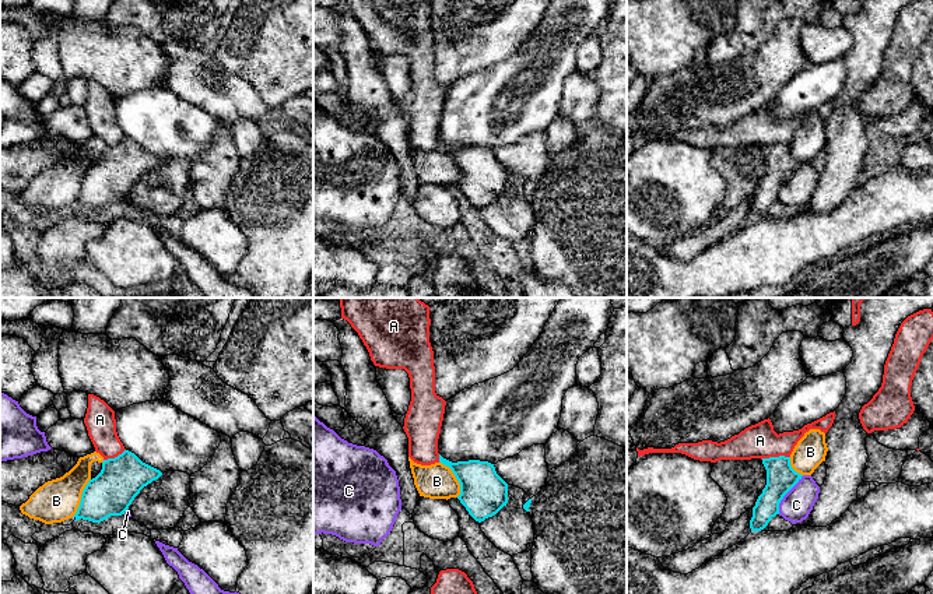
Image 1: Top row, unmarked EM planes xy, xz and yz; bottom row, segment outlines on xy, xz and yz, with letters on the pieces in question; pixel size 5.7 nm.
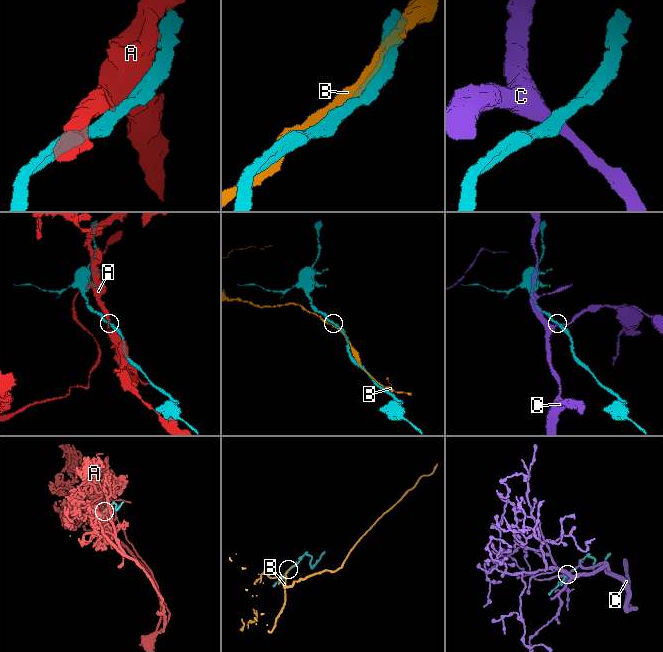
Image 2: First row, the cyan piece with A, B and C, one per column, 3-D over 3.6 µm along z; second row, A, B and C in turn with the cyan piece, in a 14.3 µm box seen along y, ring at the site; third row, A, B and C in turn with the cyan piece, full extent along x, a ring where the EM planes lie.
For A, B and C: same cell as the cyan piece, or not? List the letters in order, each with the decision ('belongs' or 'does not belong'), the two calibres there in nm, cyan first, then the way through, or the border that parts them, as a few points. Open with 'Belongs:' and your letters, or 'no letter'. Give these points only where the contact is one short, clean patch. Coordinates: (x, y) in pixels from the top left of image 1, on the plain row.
Belongs: no letter
A: does not belong; 170 nm thick on the cyan side, 200 nm on the other
B: does not belong; 280 nm thick on the cyan side, 200 nm on the other
C: does not belong; 170 nm thick on the cyan side, 180 nm on the other; border along yz (803, 162), (784, 183), (778, 200)

